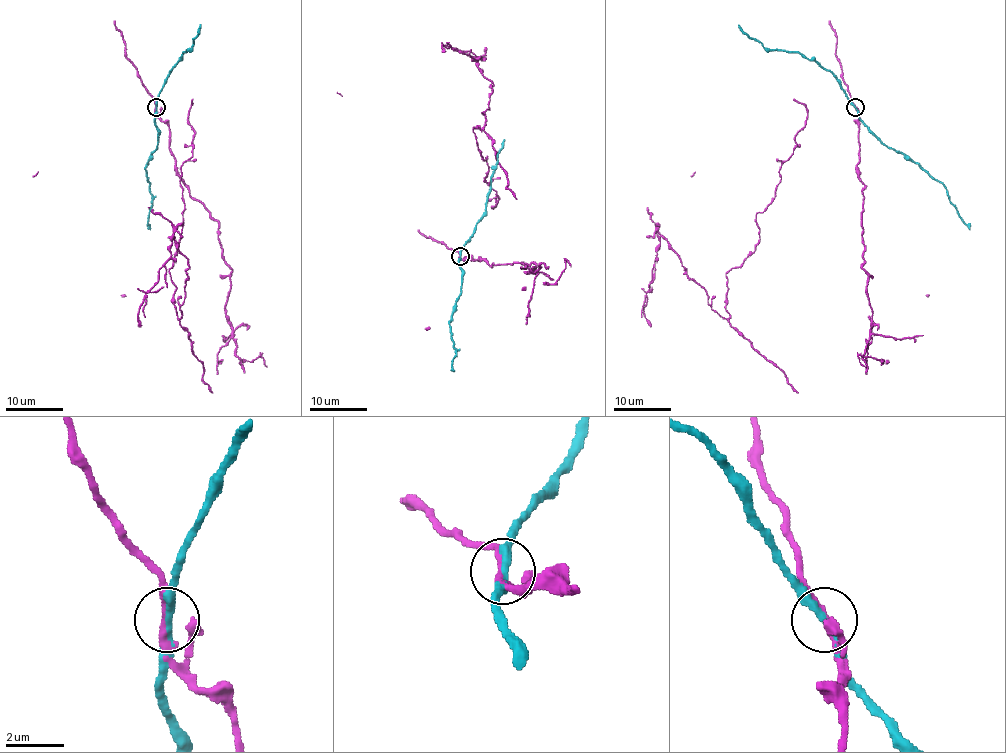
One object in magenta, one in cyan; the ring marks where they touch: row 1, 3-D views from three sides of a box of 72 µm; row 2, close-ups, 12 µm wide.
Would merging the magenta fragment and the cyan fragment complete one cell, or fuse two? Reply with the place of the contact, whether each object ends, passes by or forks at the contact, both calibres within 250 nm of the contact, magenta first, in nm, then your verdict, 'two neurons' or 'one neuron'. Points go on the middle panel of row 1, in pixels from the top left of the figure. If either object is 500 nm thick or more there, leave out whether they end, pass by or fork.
(460, 256) | magenta passes by | cyan passes by | 220/240 nm | two neurons

